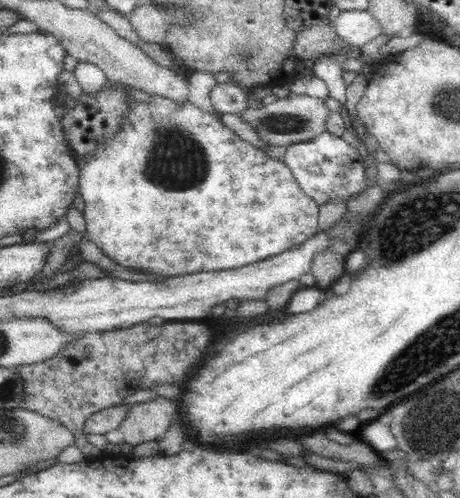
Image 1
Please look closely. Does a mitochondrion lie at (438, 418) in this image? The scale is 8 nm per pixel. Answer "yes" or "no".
yes

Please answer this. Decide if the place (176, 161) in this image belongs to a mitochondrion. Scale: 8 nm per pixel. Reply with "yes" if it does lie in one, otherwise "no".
yes

